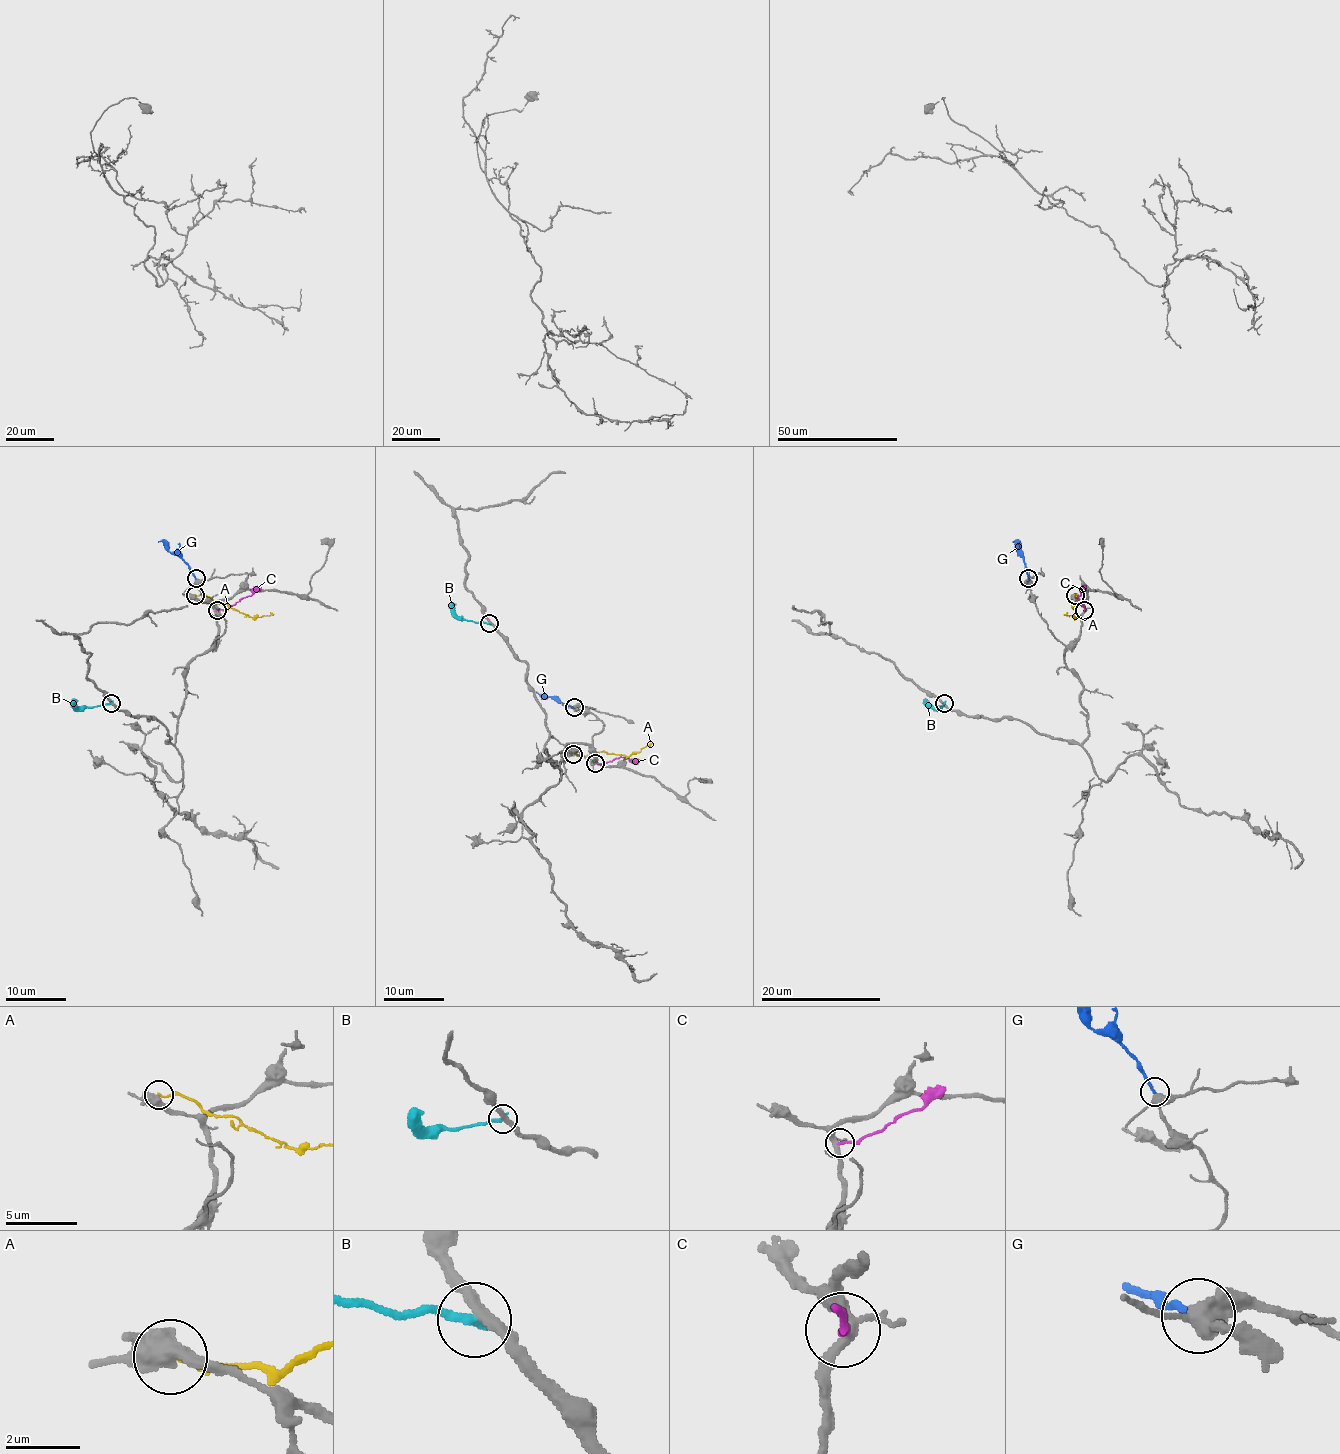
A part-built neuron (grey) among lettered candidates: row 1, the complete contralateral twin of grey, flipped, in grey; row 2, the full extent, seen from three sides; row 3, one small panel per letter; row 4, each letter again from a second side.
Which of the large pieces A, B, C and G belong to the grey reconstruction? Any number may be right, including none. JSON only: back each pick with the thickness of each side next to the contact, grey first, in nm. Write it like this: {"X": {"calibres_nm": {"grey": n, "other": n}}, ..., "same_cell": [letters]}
{"G": {"calibres_nm": {"grey": 400, "other": 200}}, "same_cell": ["G"]}

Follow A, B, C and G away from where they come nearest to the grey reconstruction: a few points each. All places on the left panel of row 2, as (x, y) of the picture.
A: (194, 595), (206, 595), (250, 616), (274, 614)
B: (110, 703), (77, 706), (73, 702)
C: (217, 610), (224, 610), (250, 596), (261, 586)
G: (196, 578), (178, 556), (158, 542)

